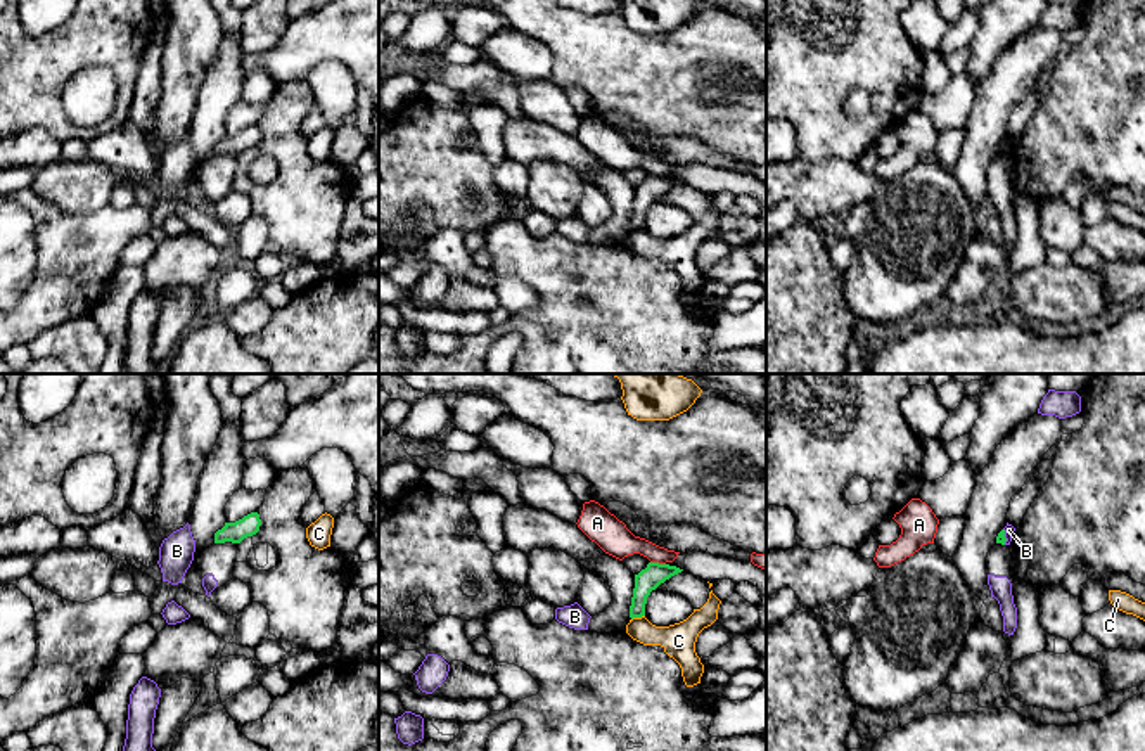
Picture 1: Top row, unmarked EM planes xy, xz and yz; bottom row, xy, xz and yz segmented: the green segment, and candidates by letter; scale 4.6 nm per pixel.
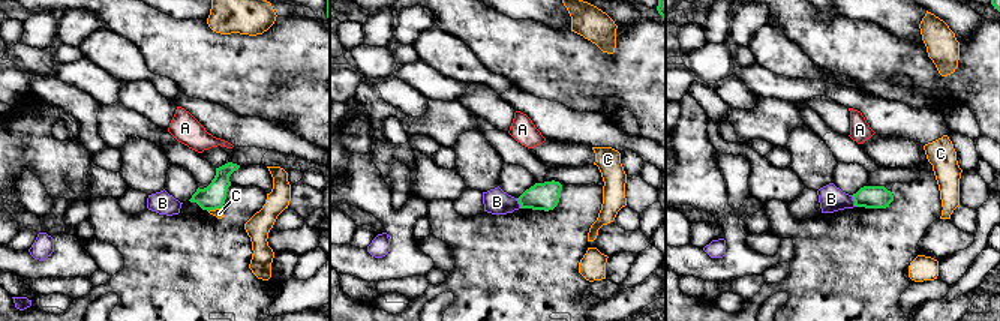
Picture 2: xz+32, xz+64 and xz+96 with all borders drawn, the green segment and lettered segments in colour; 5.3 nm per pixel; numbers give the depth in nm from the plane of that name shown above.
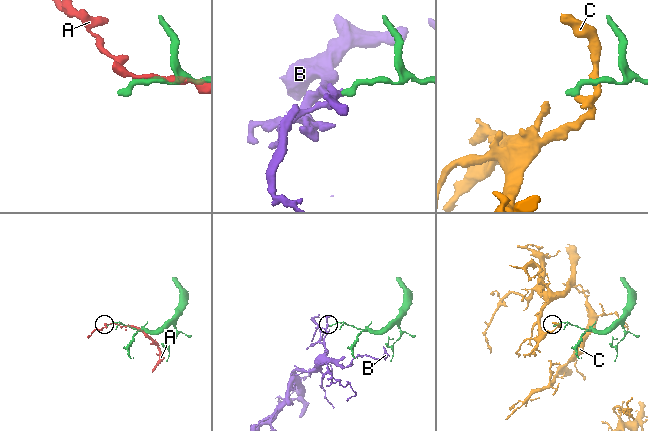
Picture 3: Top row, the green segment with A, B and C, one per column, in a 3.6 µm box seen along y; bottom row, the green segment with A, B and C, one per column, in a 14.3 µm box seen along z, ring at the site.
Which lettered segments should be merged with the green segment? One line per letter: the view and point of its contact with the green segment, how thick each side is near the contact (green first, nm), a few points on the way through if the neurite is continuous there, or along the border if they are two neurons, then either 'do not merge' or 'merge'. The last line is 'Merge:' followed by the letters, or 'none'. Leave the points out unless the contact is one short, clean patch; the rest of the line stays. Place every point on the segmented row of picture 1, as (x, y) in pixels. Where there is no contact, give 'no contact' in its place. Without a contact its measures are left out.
A: meets green in xz at (658, 563); 110 nm thick on the green side, 160 nm on the other; do not merge
B: meets green in yz at (1004, 537); 50 nm thick on the green side, 50 nm on the other; border along yz (1004, 528), (1005, 544); do not merge
C: meets green in xz at (637, 616); 110 nm thick on the green side, 160 nm on the other; border along xz (644, 615), (632, 620); do not merge
Merge: none

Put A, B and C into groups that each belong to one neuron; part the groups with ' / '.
A / B / C

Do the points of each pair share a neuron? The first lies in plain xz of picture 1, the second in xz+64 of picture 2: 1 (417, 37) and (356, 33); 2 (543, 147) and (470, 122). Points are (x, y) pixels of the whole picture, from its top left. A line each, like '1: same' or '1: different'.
1: different
2: same

